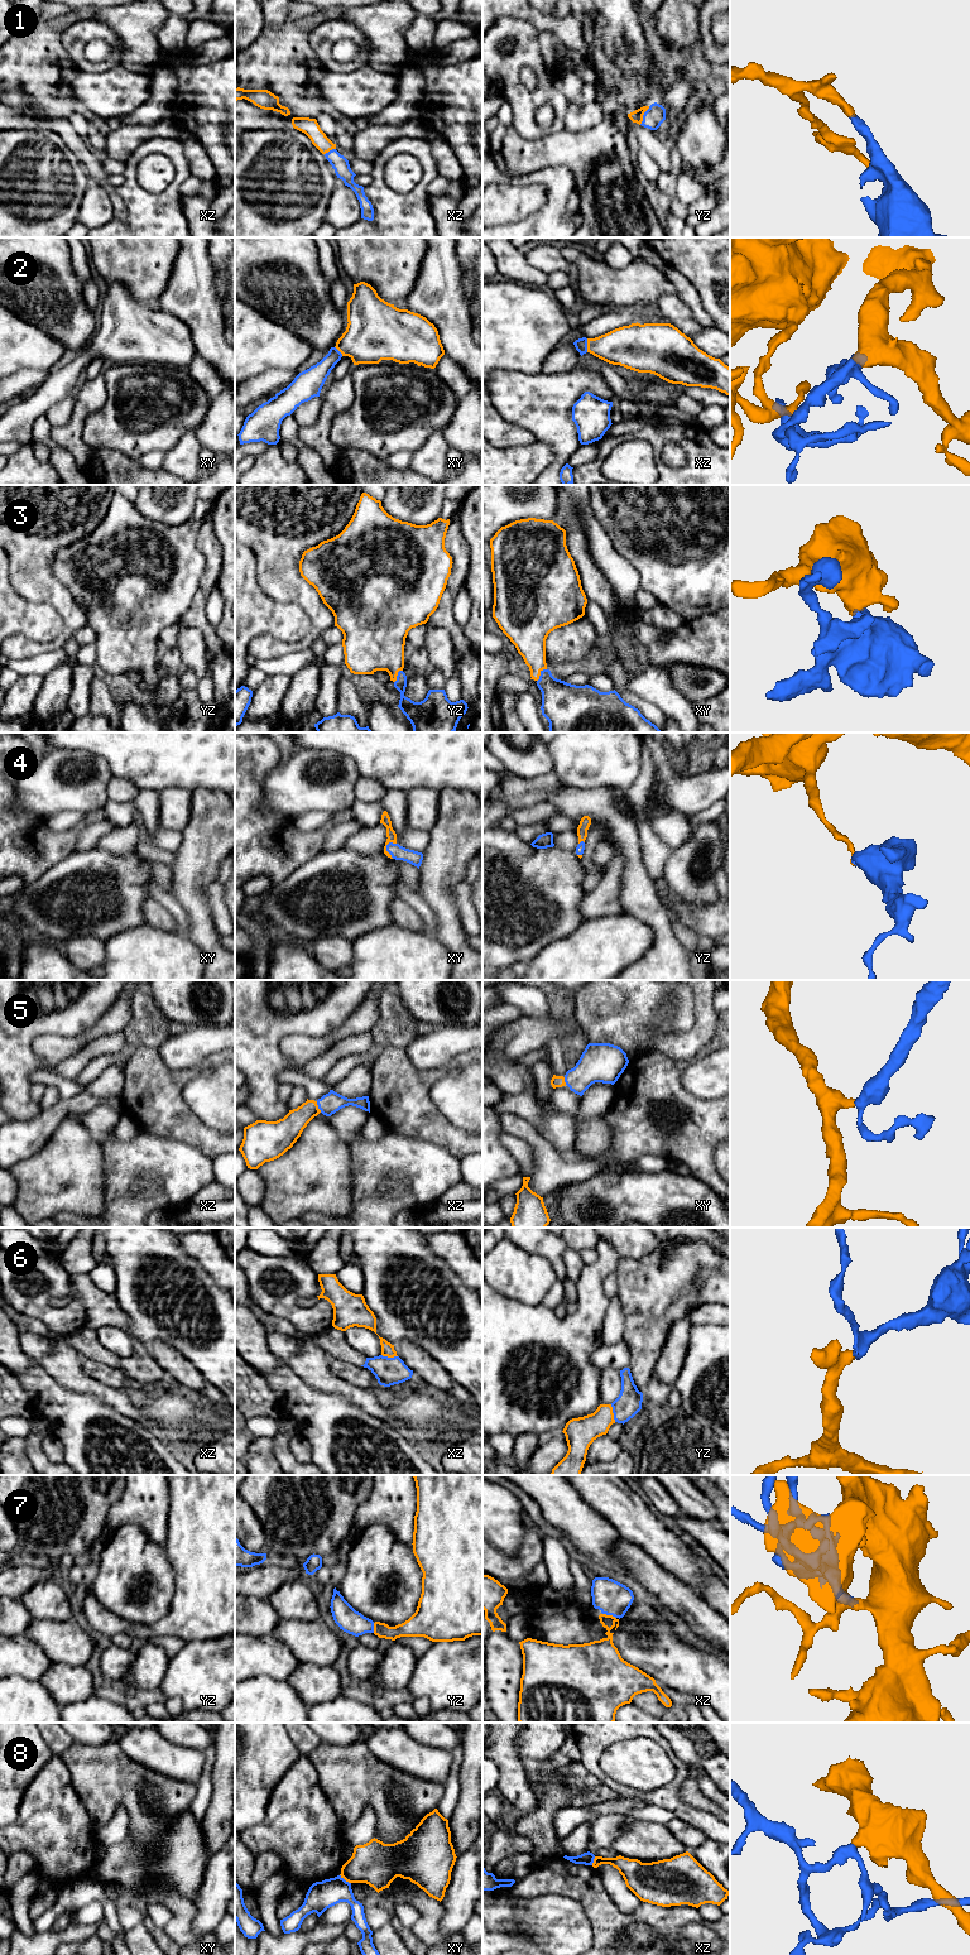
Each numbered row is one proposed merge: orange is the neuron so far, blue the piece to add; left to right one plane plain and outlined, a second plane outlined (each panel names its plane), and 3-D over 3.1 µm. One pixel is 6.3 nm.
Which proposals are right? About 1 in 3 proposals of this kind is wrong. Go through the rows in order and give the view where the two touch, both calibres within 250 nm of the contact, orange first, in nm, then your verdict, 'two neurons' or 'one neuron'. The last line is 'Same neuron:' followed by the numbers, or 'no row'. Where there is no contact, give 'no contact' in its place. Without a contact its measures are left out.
1: yz | 80/130 nm | one neuron
2: xz | 260/80 nm | one neuron
3: xy | 220/280 nm | one neuron
4: xy | 60/90 nm | one neuron
5: xz | 170/140 nm | one neuron
6: yz | 190/160 nm | one neuron
7: xz | 180/220 nm | one neuron
8: xy | 280/180 nm | two neurons
Same neuron: 1, 2, 3, 4, 5, 6, 7

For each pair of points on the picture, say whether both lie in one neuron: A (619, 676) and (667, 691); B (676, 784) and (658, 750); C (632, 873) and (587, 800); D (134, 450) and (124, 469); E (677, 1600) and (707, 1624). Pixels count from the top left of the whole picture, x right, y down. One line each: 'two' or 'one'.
A: two
B: one
C: one
D: two
E: one

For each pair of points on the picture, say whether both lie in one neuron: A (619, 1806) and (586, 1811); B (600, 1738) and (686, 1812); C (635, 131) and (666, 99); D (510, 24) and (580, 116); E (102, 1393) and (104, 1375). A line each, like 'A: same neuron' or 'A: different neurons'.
A: same neuron
B: same neuron
C: different neurons
D: different neurons
E: different neurons

